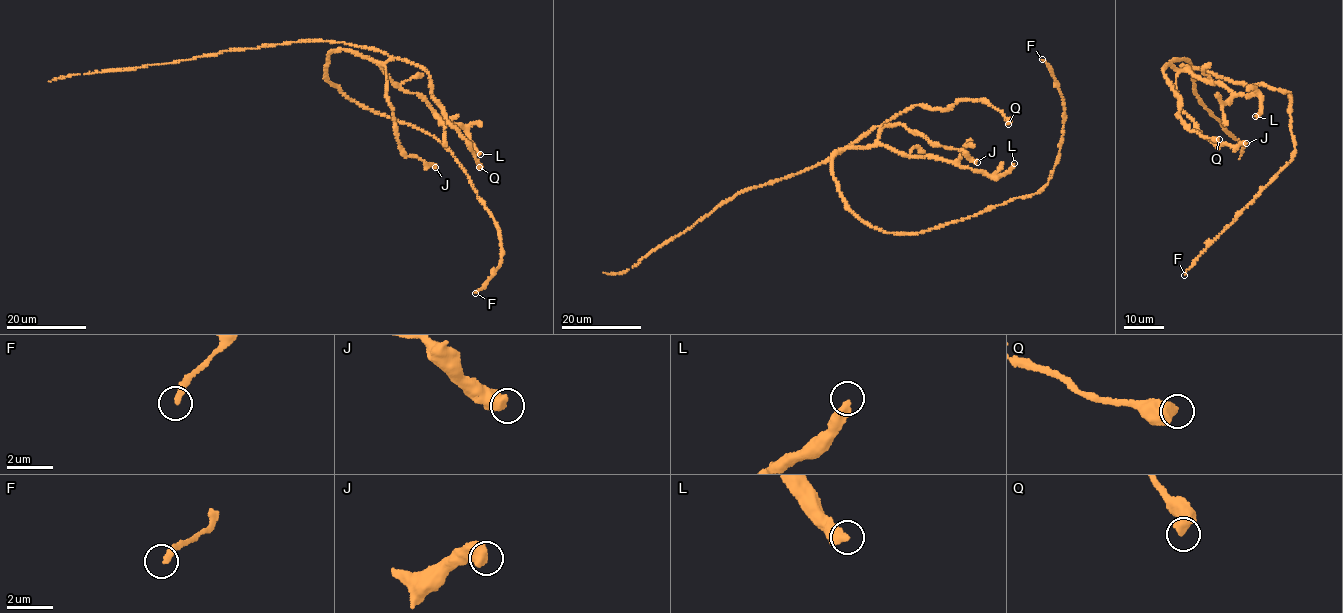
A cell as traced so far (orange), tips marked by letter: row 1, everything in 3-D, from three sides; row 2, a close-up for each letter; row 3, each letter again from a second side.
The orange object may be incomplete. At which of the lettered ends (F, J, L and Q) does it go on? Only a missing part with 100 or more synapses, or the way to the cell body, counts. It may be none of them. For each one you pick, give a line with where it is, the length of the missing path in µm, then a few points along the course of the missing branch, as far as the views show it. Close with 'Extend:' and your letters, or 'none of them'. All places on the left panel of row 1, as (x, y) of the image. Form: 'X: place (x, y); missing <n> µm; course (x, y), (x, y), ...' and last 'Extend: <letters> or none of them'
Extend: none of them

